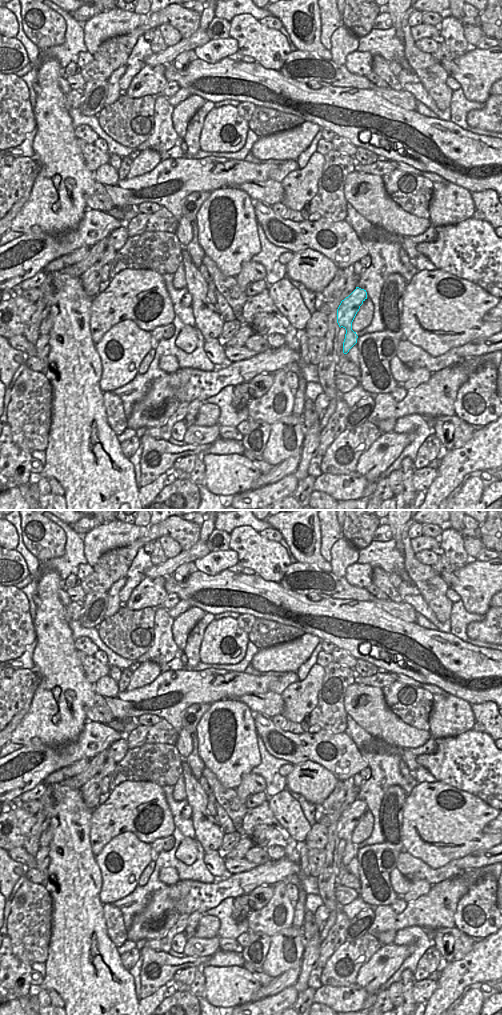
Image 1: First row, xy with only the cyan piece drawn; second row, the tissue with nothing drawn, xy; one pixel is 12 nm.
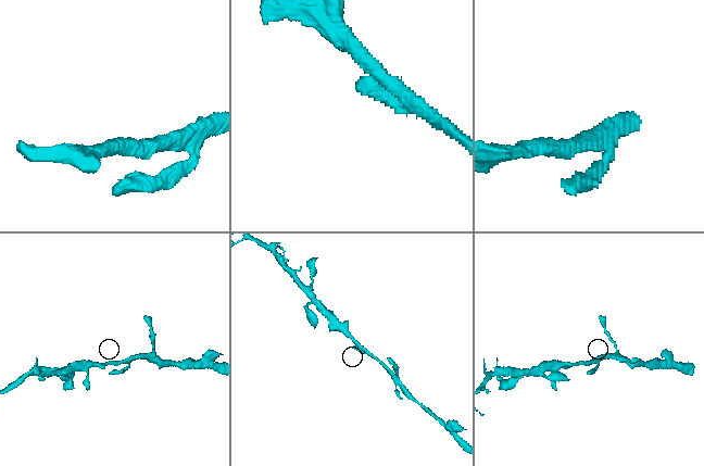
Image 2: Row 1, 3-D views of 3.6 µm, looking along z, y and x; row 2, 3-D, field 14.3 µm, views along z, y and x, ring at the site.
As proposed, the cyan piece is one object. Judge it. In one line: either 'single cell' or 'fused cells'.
single cell

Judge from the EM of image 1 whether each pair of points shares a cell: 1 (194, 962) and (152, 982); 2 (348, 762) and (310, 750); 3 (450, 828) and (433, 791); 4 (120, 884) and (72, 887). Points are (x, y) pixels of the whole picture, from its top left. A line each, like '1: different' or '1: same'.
1: same
2: same
3: same
4: different

